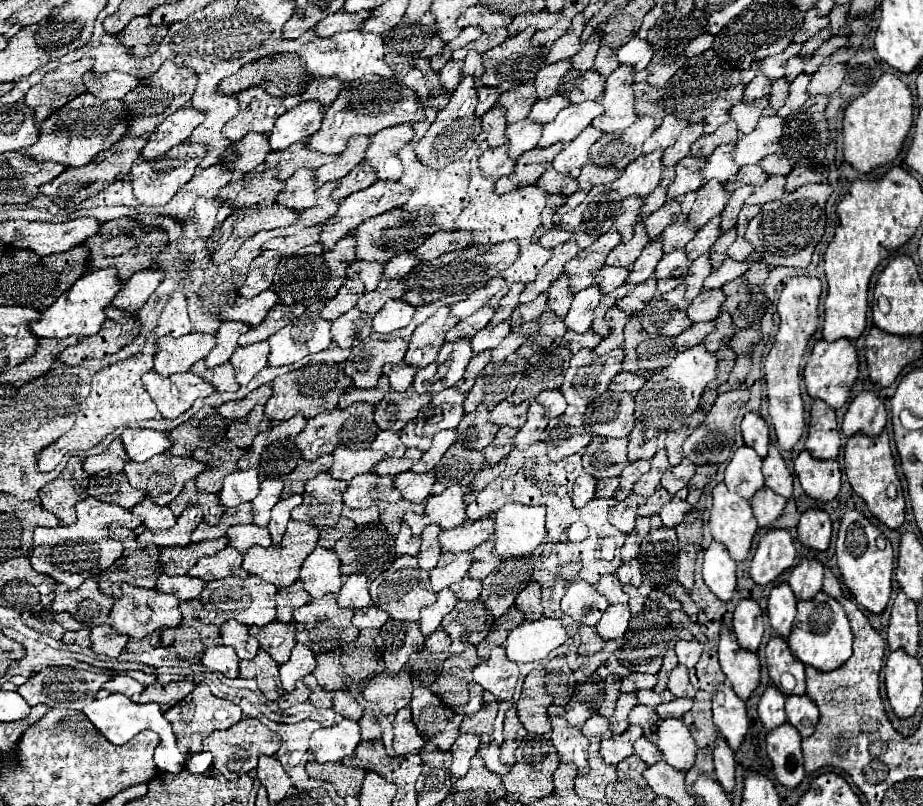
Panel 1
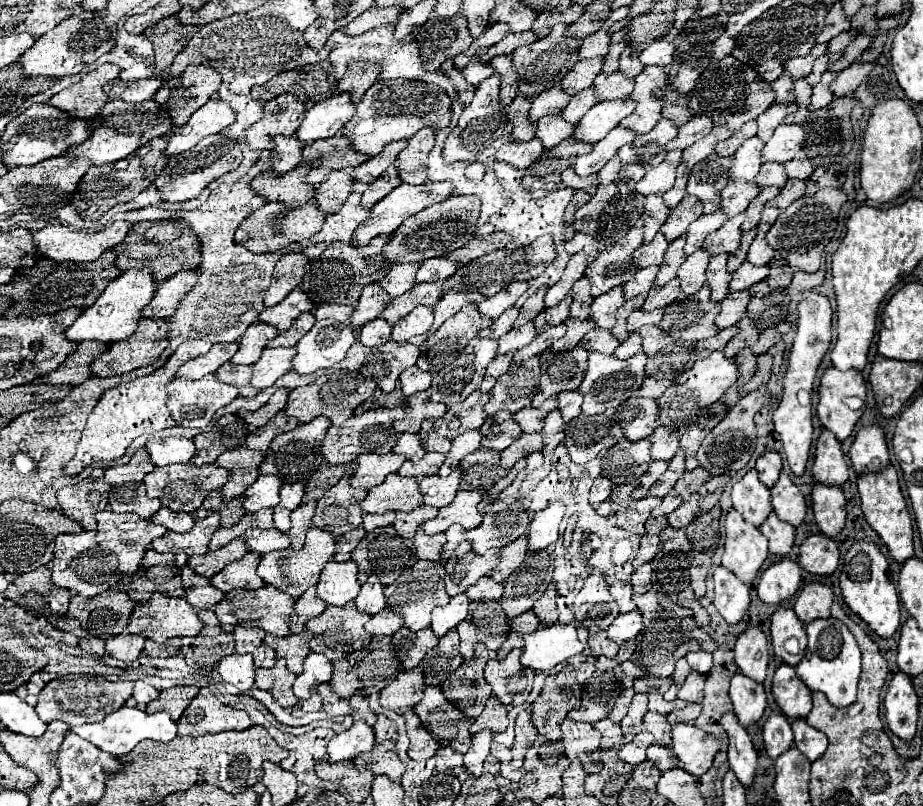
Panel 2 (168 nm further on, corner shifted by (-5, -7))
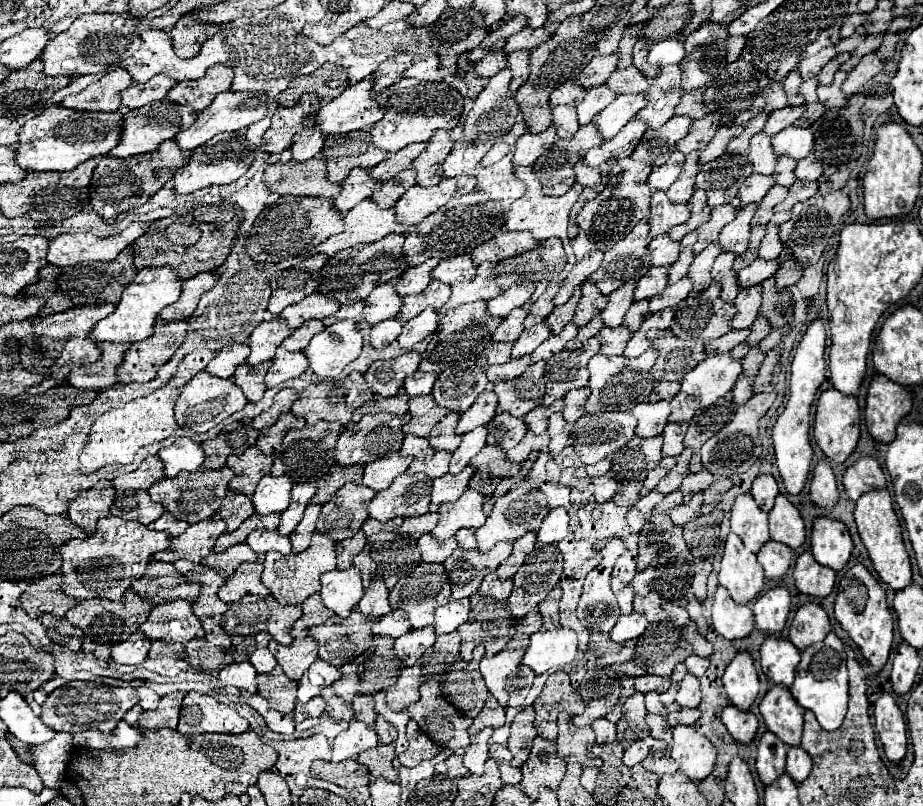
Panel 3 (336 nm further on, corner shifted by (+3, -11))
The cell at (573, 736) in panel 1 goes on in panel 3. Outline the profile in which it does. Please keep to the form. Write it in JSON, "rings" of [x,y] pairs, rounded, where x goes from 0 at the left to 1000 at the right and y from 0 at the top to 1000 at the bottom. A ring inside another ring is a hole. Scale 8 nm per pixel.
{"rings":[[[616,886],[606,888],[603,898],[606,898],[606,916],[603,916],[603,933],[606,938],[625,938],[625,940],[634,940],[642,923],[645,923],[645,908],[640,906],[640,901],[634,903],[625,903],[616,896]]]}

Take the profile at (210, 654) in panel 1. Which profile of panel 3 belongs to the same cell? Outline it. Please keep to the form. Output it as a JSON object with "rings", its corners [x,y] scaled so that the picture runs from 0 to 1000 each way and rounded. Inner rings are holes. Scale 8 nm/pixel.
{"rings":[[[252,821],[237,834],[237,846],[242,851],[255,851],[270,864],[278,859],[278,834],[272,821]]]}

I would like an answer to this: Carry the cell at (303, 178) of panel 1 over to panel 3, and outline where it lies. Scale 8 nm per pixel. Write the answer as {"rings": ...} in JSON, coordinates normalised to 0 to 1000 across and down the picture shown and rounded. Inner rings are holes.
{"rings":[[[382,208],[380,216],[374,223],[369,223],[367,231],[369,231],[369,238],[365,246],[361,246],[361,258],[369,266],[380,261],[387,251],[402,246],[402,241],[413,233],[413,226],[402,221],[398,211]]]}

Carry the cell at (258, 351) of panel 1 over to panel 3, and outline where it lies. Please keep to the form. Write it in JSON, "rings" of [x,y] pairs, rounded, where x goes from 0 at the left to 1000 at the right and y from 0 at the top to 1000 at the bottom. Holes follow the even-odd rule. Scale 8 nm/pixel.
{"rings":[[[302,432],[287,464],[289,481],[298,481],[309,471],[328,464],[330,459],[333,459],[333,444],[328,437],[311,437],[311,434]]]}

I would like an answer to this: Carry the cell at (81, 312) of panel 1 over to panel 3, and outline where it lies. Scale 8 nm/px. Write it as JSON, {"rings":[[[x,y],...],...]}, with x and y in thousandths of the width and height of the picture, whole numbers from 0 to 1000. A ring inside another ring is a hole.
{"rings":[[[177,330],[177,333],[155,333],[148,337],[146,347],[133,357],[131,372],[120,387],[120,392],[107,397],[101,409],[94,414],[99,424],[151,424],[166,414],[166,402],[170,400],[170,390],[177,385],[177,380],[187,377],[196,365],[196,350],[192,347],[190,335]]]}

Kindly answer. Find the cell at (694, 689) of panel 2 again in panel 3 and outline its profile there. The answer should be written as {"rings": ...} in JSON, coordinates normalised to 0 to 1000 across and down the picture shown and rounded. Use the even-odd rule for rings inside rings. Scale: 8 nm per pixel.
{"rings":[[[744,836],[744,839],[740,841],[731,871],[738,873],[740,878],[753,878],[753,876],[757,876],[757,871],[759,871],[759,859],[757,859],[757,841],[755,841],[755,839]]]}

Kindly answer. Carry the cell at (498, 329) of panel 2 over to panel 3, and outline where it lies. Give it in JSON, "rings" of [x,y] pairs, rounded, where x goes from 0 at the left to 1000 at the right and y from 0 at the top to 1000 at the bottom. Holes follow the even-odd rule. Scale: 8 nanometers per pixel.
{"rings":[[[558,382],[551,392],[547,392],[543,397],[543,404],[536,409],[532,422],[534,424],[556,424],[558,419],[562,419],[562,414],[567,412],[567,395],[569,392],[571,392],[569,382]]]}

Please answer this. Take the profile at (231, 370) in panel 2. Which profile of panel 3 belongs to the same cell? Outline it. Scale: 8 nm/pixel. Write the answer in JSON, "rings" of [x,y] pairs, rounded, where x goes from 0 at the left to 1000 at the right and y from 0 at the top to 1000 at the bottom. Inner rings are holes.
{"rings":[[[285,449],[281,454],[257,454],[255,464],[250,467],[250,471],[263,484],[263,489],[268,489],[270,499],[281,499],[285,494],[285,486],[289,484],[285,479],[285,467],[291,457],[291,449]]]}

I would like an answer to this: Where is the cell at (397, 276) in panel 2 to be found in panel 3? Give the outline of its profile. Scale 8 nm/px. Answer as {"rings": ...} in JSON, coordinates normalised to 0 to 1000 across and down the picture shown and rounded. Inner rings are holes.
{"rings":[[[467,320],[454,330],[447,330],[447,333],[441,333],[434,342],[430,342],[426,347],[426,355],[430,360],[432,367],[441,367],[441,365],[454,365],[463,357],[463,352],[467,350],[465,345],[465,337],[476,328],[473,320]]]}

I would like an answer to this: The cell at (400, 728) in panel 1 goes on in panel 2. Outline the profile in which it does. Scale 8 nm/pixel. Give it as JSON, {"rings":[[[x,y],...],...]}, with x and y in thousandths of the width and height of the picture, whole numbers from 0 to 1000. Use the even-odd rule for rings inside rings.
{"rings":[[[450,886],[443,888],[443,893],[441,893],[441,911],[443,911],[443,918],[445,918],[441,935],[450,945],[467,940],[478,928],[478,923],[458,903],[456,893]]]}

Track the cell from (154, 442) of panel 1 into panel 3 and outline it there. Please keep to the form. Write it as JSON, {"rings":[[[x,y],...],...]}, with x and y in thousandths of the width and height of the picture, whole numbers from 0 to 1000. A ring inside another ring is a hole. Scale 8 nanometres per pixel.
{"rings":[[[192,543],[190,551],[185,551],[183,556],[174,556],[170,561],[170,566],[177,573],[179,593],[187,593],[196,583],[209,586],[209,583],[218,581],[218,576],[222,571],[218,553],[213,548],[209,548],[207,543]]]}

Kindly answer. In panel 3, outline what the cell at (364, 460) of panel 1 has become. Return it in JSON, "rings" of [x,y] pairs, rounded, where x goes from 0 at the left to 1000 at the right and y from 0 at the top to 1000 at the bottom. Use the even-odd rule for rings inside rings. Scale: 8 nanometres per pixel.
{"rings":[[[430,561],[424,563],[424,566],[417,566],[417,568],[411,568],[406,573],[400,573],[395,576],[395,583],[393,583],[393,596],[391,600],[393,603],[400,603],[402,608],[406,610],[413,610],[417,608],[432,588],[437,588],[445,576],[445,568],[437,568],[432,566]]]}

